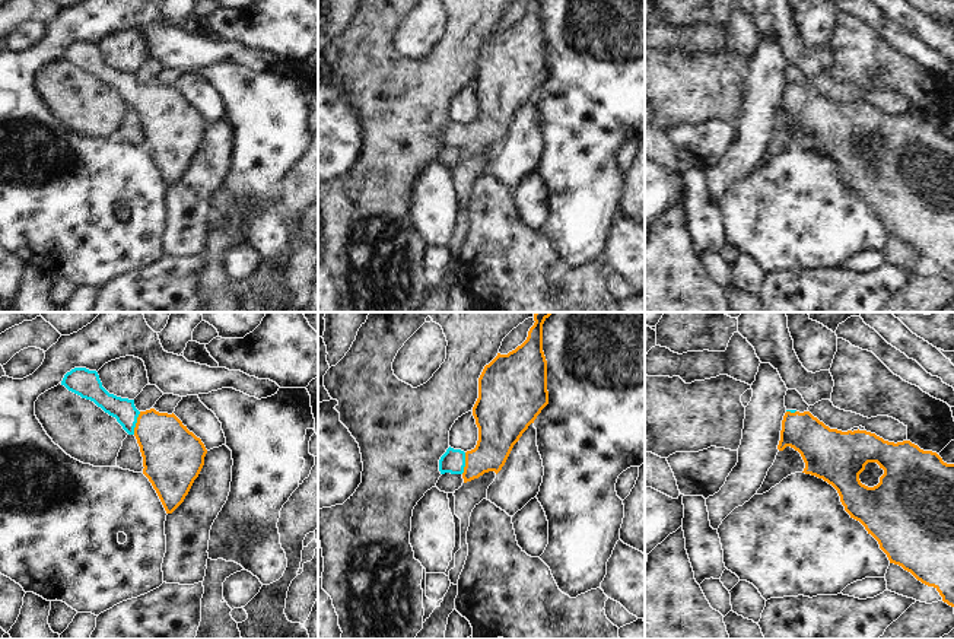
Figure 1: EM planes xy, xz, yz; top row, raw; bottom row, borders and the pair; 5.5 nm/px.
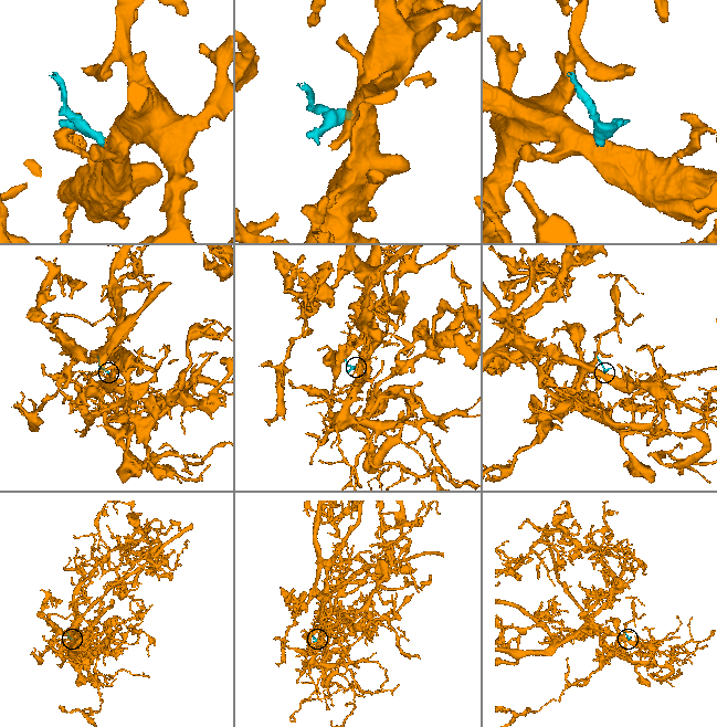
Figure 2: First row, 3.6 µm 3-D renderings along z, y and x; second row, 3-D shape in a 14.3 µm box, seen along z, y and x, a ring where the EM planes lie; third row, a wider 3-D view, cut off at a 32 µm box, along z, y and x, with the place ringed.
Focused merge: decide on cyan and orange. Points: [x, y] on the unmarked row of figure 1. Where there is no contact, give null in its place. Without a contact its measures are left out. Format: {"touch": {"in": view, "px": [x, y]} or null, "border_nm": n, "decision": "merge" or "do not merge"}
{"touch": {"in": "xy", "px": [136, 95]}, "border_nm": 130, "decision": "merge"}

